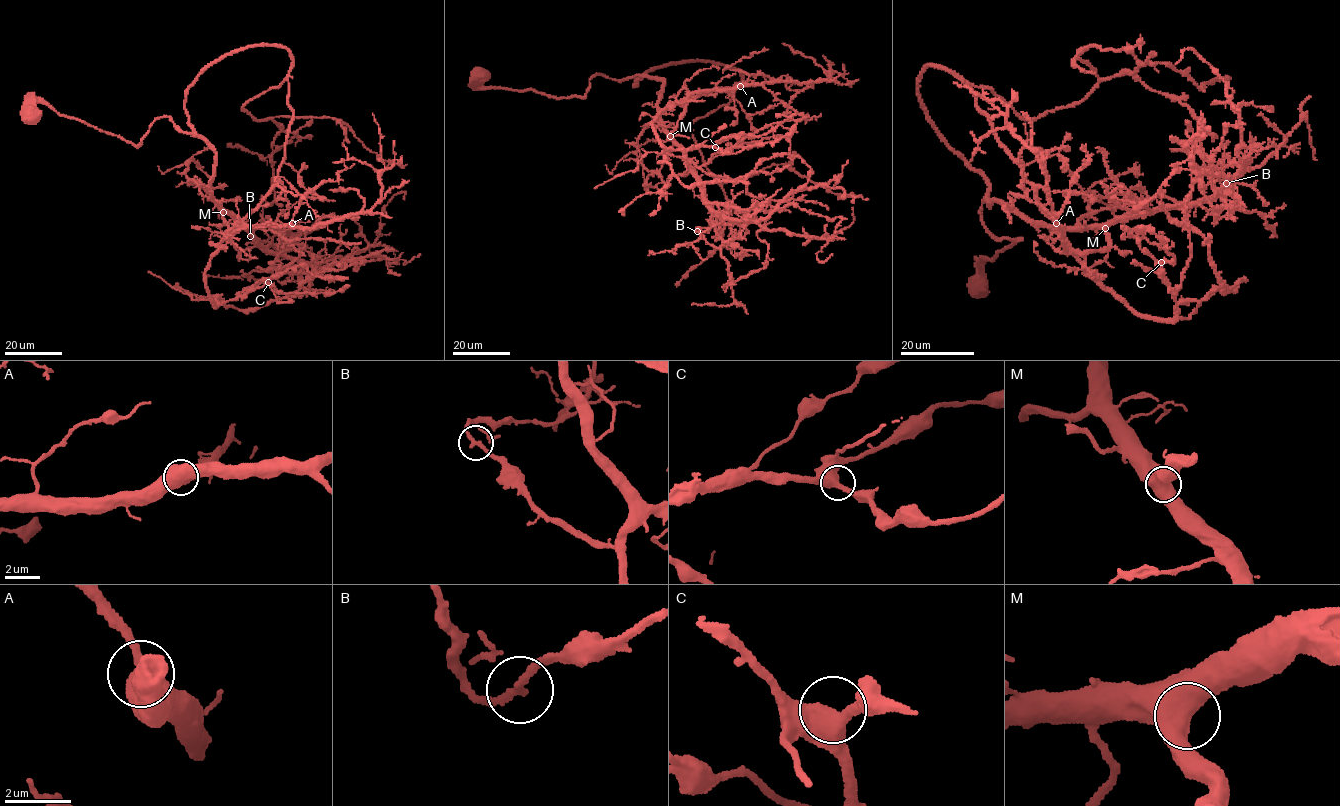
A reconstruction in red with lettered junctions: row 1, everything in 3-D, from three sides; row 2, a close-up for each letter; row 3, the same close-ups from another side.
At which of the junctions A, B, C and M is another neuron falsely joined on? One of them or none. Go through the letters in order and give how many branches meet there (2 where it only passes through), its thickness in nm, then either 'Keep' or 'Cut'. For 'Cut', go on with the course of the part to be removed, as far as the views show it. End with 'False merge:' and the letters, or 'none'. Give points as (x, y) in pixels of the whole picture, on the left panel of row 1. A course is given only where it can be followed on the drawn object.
A: Branches: 2. Thickness 550 nm. Keep
B: Branches: 2. Thickness 200 nm. Cut. Course of the part to remove: (250, 236), (264, 226), (280, 232), (280, 253), (273, 267), (299, 274), (321, 271), (380, 242)
C: Branches: 2. Thickness 550 nm. Keep
M: Branches: 2. Thickness 600 nm. Keep
False merge: B

